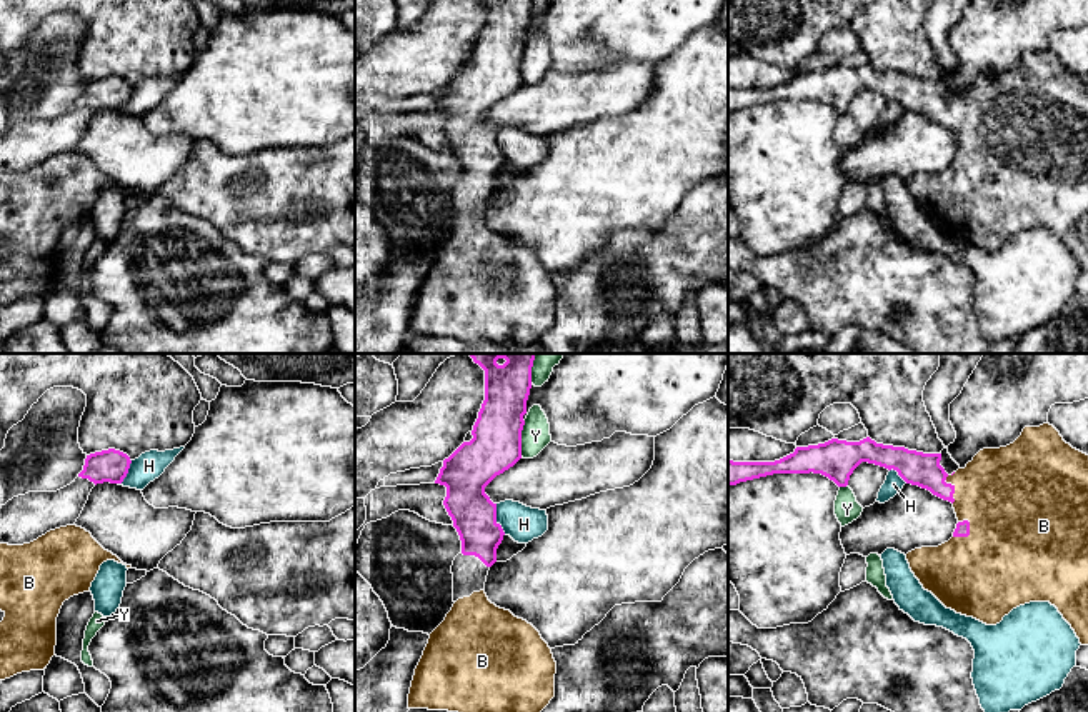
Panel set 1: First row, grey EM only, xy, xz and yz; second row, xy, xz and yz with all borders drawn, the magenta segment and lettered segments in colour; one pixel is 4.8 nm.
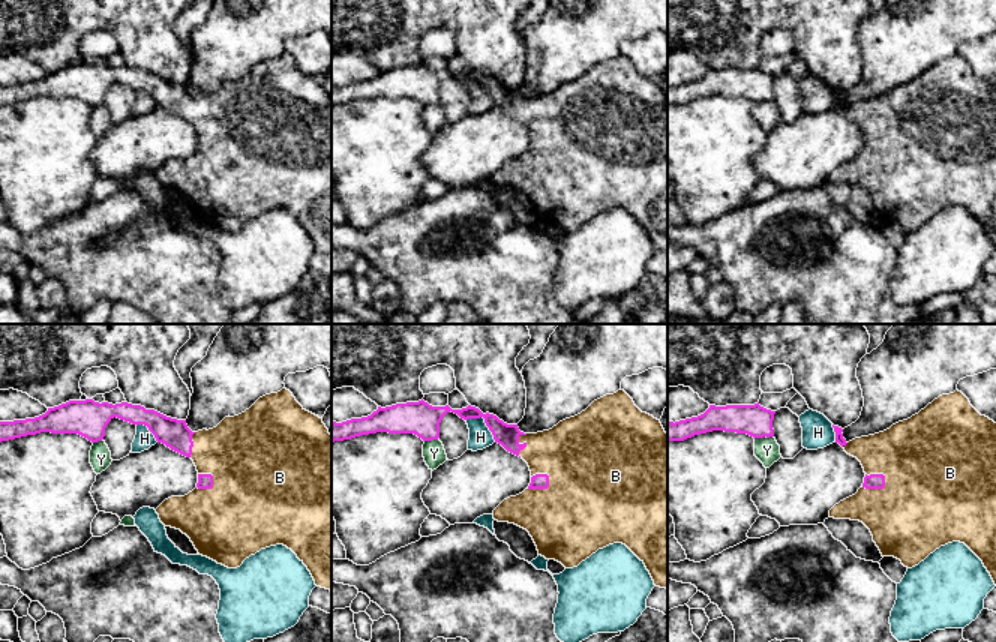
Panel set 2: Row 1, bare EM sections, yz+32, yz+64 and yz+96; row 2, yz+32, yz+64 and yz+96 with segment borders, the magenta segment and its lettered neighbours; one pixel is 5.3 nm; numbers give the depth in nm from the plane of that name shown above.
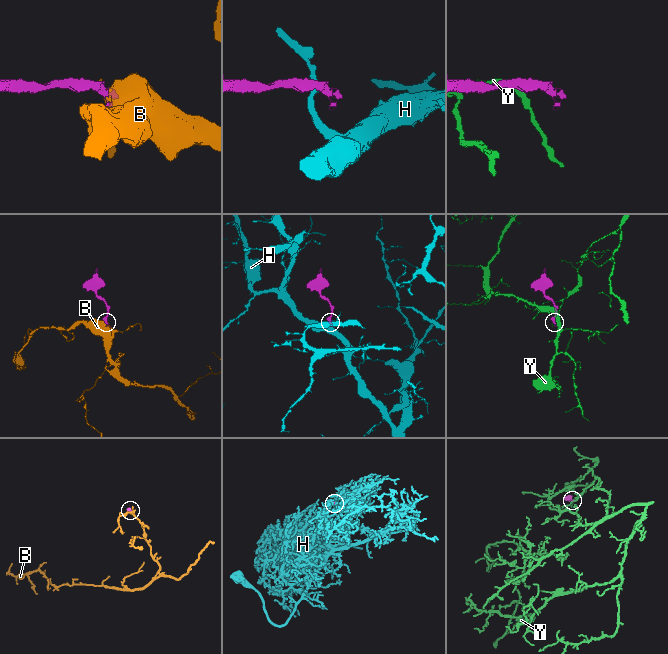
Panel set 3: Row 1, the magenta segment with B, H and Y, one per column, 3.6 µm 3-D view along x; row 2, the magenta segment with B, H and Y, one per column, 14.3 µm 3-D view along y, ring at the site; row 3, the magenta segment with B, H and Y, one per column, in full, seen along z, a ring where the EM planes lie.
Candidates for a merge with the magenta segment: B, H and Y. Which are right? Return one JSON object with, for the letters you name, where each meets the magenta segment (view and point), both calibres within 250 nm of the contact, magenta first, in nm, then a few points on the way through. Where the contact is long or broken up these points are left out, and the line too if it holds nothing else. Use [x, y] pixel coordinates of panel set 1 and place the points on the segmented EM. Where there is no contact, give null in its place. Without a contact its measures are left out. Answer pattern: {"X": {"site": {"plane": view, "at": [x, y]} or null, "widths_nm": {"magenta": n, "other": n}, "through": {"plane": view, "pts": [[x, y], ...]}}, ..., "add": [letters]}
{"B": {"site": {"plane": "yz", "at": [968, 534]}, "widths_nm": {"magenta": 70, "other": 500}}, "add": ["B"]}

